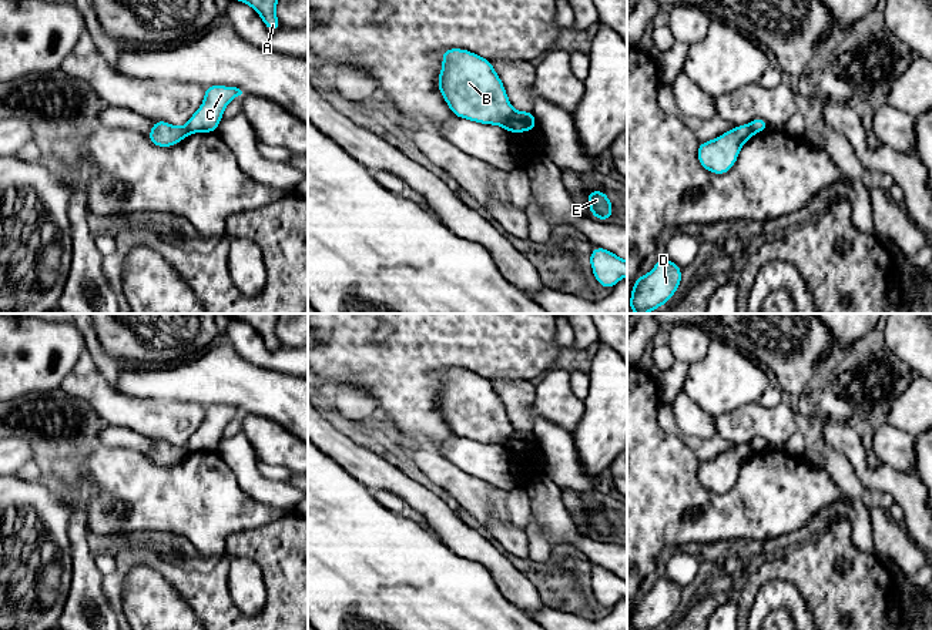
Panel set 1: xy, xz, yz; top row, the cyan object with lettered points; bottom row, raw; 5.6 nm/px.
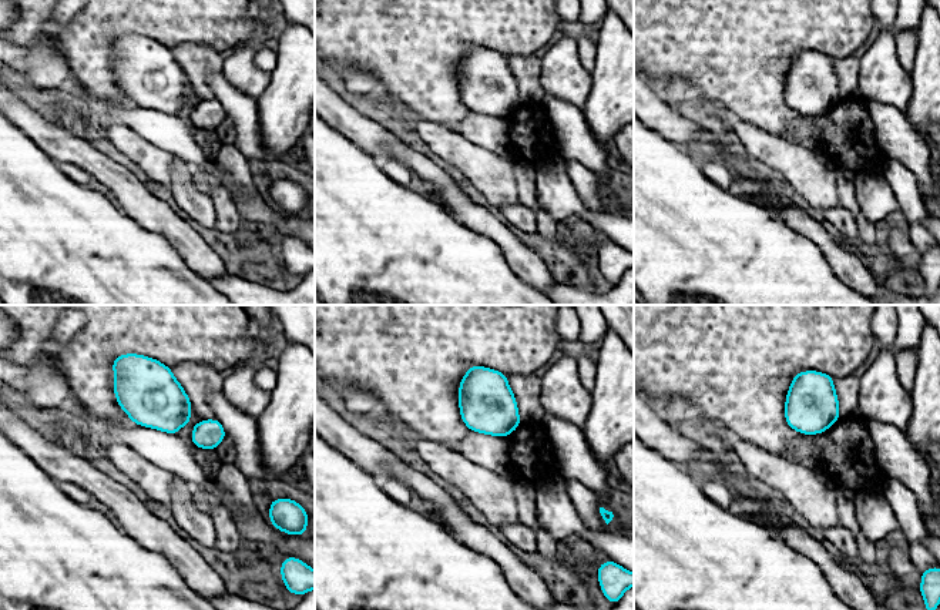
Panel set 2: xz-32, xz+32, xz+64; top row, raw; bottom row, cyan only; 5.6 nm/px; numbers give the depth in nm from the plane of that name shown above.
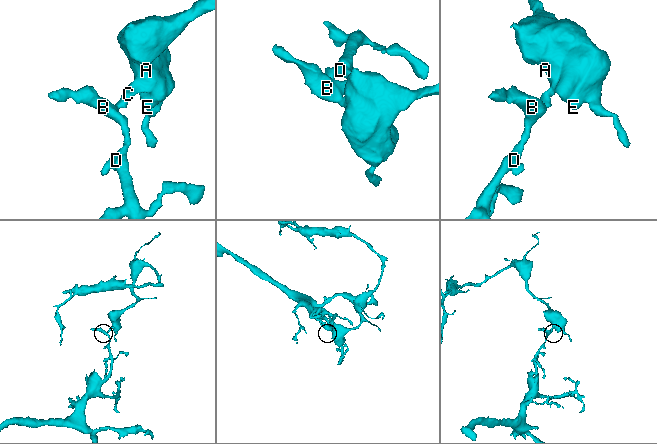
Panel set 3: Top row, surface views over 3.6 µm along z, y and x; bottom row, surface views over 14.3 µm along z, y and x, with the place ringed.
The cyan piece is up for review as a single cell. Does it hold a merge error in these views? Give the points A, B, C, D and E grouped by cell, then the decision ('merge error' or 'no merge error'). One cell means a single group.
groups A C E / B D; merge error

